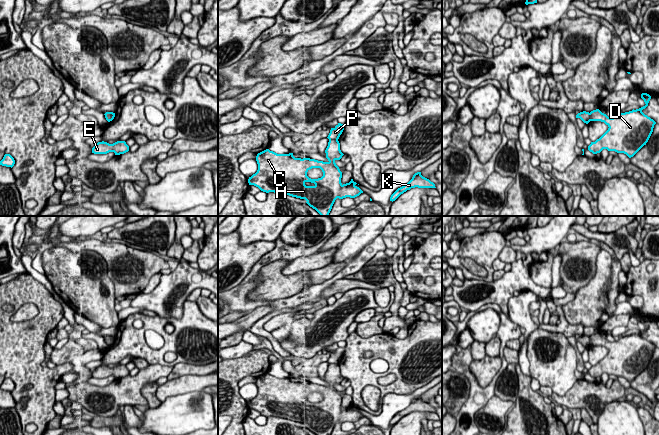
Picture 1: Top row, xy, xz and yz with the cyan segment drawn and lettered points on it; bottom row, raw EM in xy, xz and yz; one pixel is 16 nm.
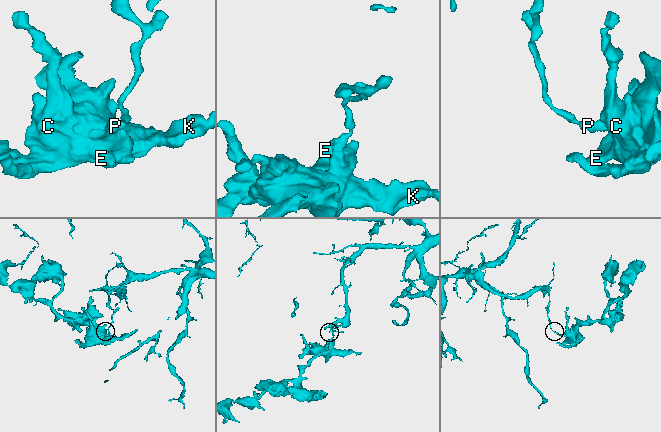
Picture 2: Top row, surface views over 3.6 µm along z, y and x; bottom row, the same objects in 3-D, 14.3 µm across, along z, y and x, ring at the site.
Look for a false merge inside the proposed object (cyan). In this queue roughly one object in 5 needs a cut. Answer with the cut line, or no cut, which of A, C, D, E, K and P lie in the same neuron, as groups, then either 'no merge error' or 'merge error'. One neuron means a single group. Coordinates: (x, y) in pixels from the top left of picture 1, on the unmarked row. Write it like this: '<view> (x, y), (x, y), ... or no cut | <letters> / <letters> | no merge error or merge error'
xz (329, 363), (337, 364) | A C D E K / P | merge error

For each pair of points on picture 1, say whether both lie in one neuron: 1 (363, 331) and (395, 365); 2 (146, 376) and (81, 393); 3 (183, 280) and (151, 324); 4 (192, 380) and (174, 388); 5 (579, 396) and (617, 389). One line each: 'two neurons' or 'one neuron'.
1: two neurons
2: one neuron
3: two neurons
4: one neuron
5: one neuron

